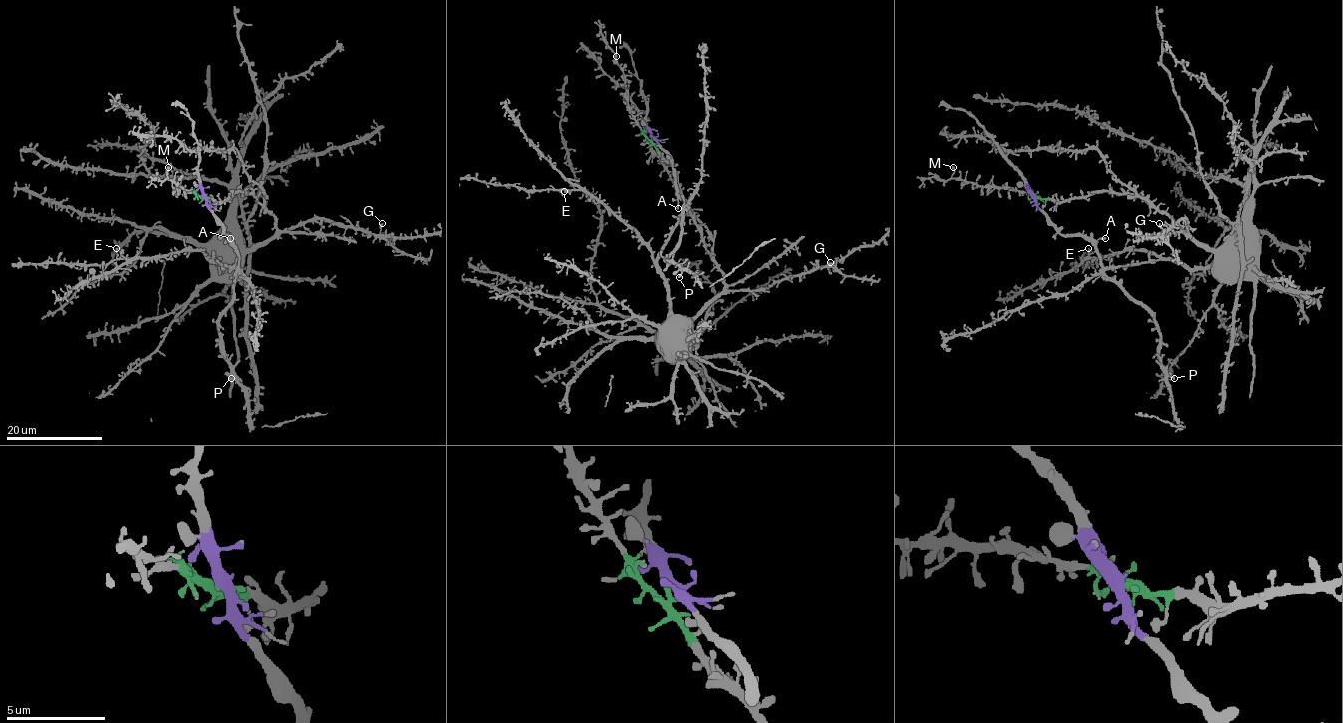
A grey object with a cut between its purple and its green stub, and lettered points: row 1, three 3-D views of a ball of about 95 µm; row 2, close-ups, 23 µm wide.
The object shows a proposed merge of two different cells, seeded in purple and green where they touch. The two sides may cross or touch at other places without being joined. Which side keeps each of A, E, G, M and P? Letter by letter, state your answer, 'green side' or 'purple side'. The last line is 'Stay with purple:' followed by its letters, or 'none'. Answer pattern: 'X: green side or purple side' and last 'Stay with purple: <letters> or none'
A: purple side
E: green side
G: green side
M: green side
P: purple side
Stay with purple: A, P

